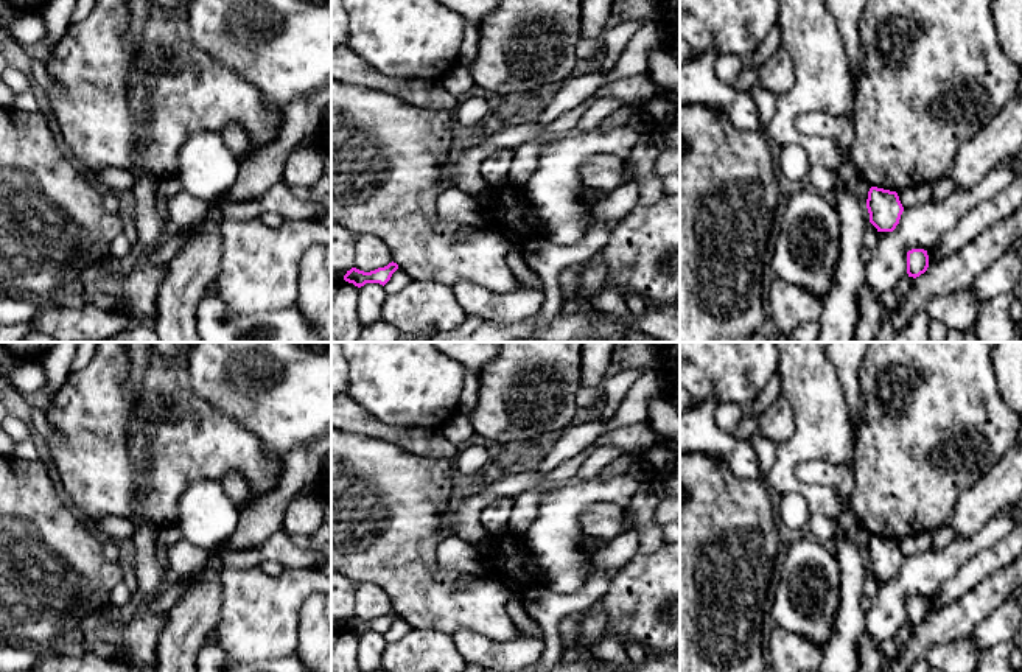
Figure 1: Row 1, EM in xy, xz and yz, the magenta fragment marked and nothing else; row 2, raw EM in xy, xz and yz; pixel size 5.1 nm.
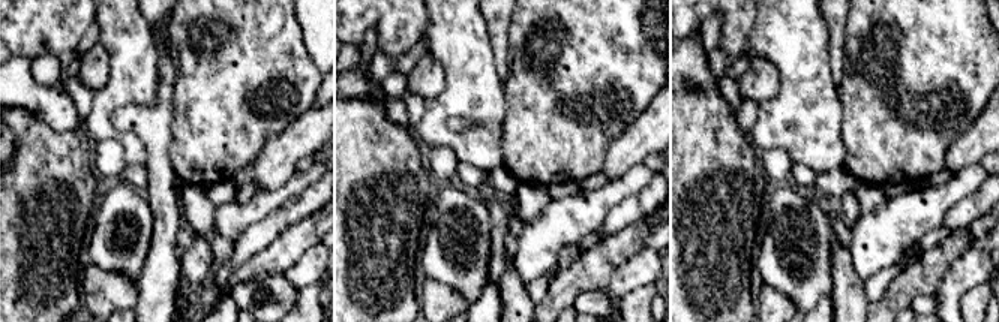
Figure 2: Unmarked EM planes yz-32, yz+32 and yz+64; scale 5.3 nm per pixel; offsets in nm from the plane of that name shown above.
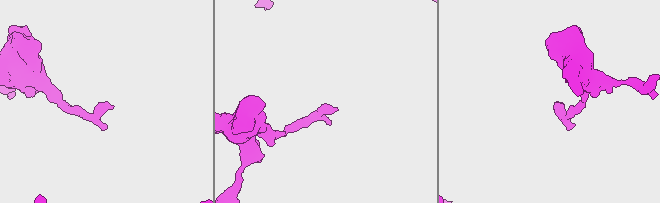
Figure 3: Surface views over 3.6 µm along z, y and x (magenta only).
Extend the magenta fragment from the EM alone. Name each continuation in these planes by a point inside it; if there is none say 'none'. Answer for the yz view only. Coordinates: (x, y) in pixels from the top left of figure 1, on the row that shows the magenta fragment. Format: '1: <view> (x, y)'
none

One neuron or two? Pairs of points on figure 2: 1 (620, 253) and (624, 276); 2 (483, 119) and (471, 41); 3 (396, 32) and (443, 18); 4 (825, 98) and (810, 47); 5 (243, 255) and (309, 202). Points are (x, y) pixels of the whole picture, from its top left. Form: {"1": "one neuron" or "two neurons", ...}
{"1": "two neurons", "2": "one neuron", "3": "two neurons", "4": "one neuron", "5": "one neuron"}

